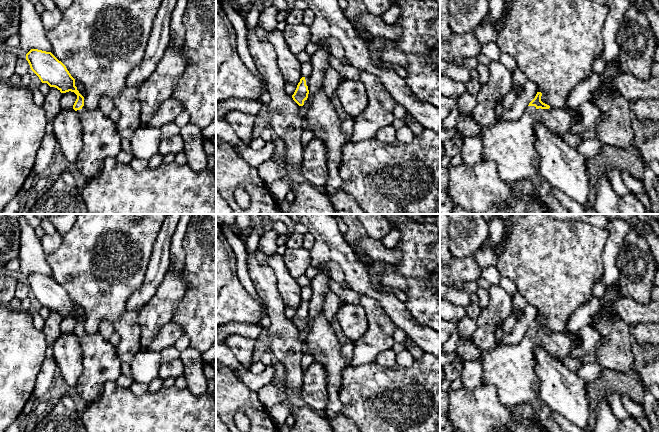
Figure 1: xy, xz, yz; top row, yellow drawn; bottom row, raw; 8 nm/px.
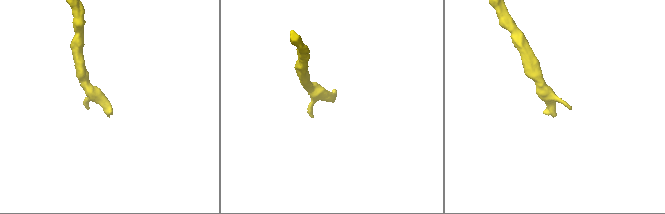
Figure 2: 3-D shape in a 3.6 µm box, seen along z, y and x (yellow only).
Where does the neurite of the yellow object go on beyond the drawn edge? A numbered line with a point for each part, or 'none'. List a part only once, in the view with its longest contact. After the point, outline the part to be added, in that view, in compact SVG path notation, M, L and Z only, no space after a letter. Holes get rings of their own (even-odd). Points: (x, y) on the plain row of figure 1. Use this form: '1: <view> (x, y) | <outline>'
1: yz (510, 368) | M528 330L519 343L506 345L498 342L492 350L480 354L479 359L483 366L482 384L493 385L504 406L512 407L530 403L539 397L540 383L535 372L536 349L543 348L550 356L562 361L565 358L570 358L570 353L581 345L578 335L568 330L562 332L550 330L549 333Z

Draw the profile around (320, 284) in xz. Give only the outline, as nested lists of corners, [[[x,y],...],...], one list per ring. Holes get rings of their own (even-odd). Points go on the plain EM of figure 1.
[[[319,269],[318,275],[310,281],[313,295],[309,301],[308,326],[300,330],[300,339],[303,342],[305,342],[308,337],[309,327],[313,319],[322,312],[325,293],[331,290],[329,286],[330,280],[331,278],[326,269]]]

